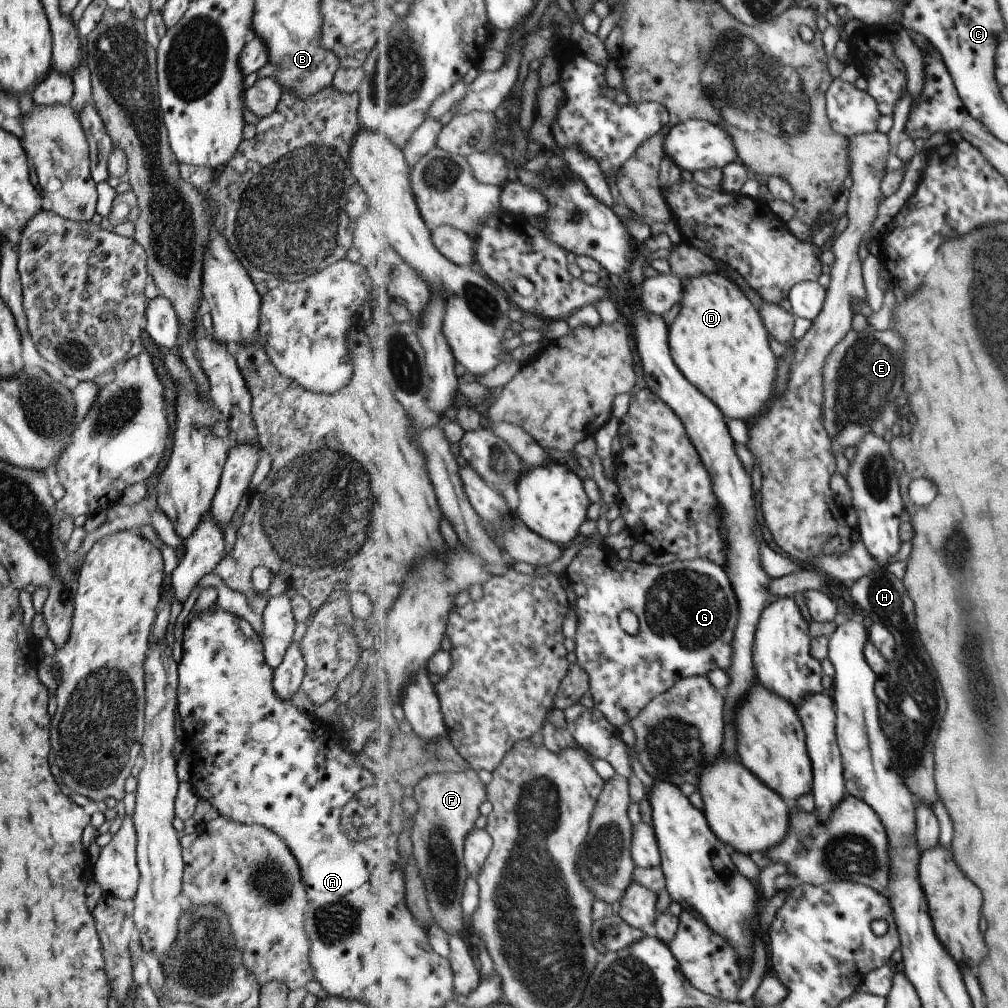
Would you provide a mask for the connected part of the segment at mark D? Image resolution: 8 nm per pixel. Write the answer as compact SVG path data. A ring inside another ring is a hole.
M701 274L689 278L684 284L681 312L670 326L669 346L677 368L689 378L727 419L739 419L752 423L763 407L772 402L775 378L777 378L777 356L771 350L771 335L764 324L764 318L753 302L745 296L739 284L725 278L722 274Z

